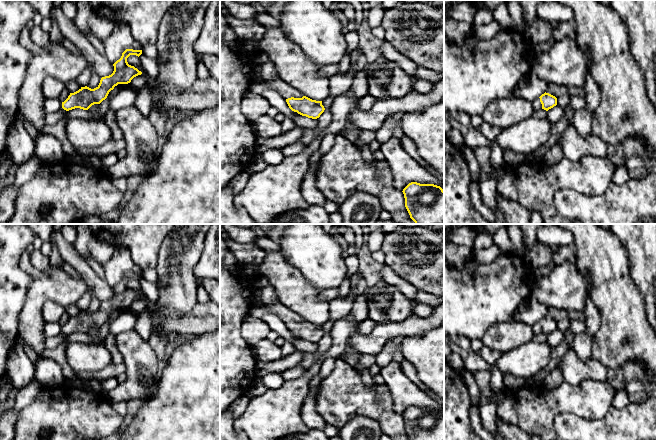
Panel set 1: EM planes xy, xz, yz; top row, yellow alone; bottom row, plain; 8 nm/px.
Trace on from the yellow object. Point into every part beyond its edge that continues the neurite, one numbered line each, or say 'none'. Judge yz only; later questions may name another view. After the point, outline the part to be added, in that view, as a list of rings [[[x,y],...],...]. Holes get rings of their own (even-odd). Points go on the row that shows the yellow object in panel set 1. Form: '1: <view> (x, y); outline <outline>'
1: yz (536, 104); outline [[[536,98],[532,102],[532,106],[533,106],[534,111],[538,111],[538,110],[542,109],[542,104],[540,102],[540,98]]]

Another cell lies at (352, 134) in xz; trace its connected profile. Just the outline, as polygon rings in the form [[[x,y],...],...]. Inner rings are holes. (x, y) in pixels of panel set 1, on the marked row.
[[[347,126],[344,130],[343,130],[343,136],[349,140],[350,142],[352,142],[353,144],[358,144],[359,143],[359,139],[360,139],[360,134],[361,134],[362,130],[358,129],[358,128],[353,128],[353,127],[349,127]]]

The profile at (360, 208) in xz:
[[[354,193],[339,206],[342,224],[375,224],[382,211],[379,199],[369,193]]]

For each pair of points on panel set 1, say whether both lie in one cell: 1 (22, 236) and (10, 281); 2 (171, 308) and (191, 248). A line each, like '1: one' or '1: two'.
1: one
2: one

